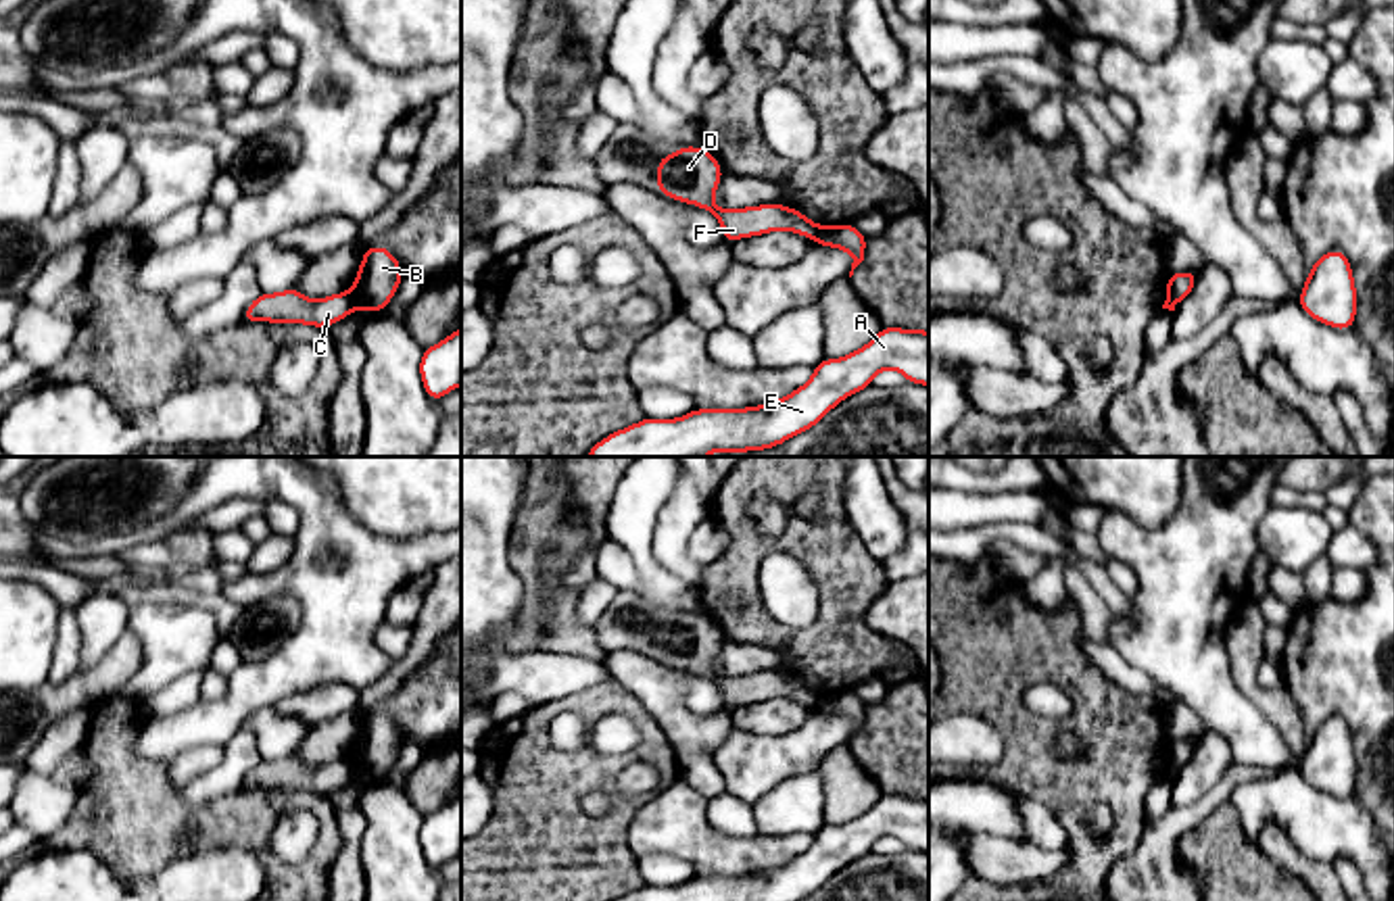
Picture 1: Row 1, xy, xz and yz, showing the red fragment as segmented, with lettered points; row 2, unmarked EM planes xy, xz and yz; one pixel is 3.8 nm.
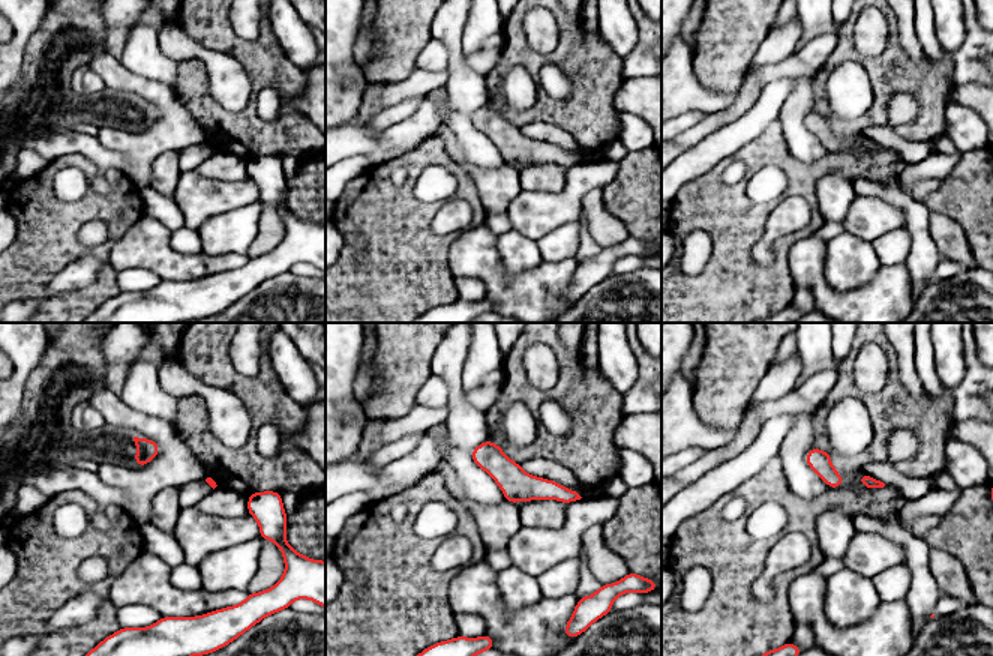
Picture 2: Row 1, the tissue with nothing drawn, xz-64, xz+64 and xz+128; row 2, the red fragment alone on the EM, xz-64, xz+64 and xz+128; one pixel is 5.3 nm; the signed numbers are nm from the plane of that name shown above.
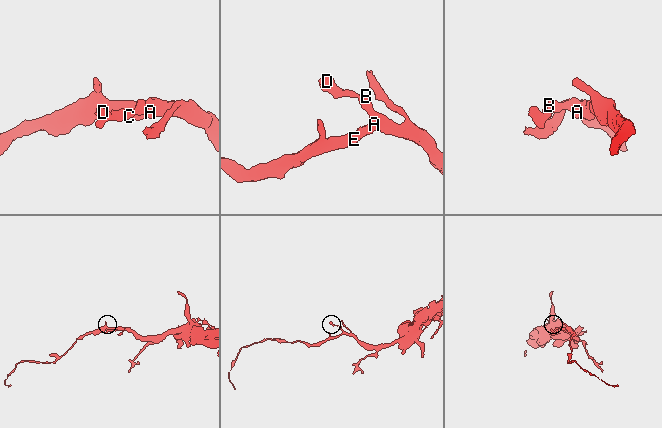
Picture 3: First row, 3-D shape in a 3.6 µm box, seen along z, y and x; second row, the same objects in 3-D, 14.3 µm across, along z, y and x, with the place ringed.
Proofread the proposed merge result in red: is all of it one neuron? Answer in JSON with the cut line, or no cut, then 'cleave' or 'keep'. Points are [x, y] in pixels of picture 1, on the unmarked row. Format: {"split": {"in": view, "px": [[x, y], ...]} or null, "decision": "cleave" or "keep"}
{"split": {"in": "xy", "px": [[351, 762], [359, 774]]}, "decision": "cleave"}

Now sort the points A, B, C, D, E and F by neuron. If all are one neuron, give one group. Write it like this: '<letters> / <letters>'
A B E / C D F

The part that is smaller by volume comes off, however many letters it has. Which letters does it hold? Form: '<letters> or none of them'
C, D, F

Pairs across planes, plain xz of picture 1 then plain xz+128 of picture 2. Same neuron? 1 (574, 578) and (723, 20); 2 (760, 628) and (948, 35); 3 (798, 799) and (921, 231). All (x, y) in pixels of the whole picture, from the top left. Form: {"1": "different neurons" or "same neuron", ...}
{"1": "same neuron", "2": "different neurons", "3": "different neurons"}

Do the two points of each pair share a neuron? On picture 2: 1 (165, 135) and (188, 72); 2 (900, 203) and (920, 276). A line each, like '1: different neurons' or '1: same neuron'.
1: different neurons
2: same neuron

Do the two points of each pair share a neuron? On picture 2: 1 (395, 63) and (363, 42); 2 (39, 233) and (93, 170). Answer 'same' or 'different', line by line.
1: different
2: same

